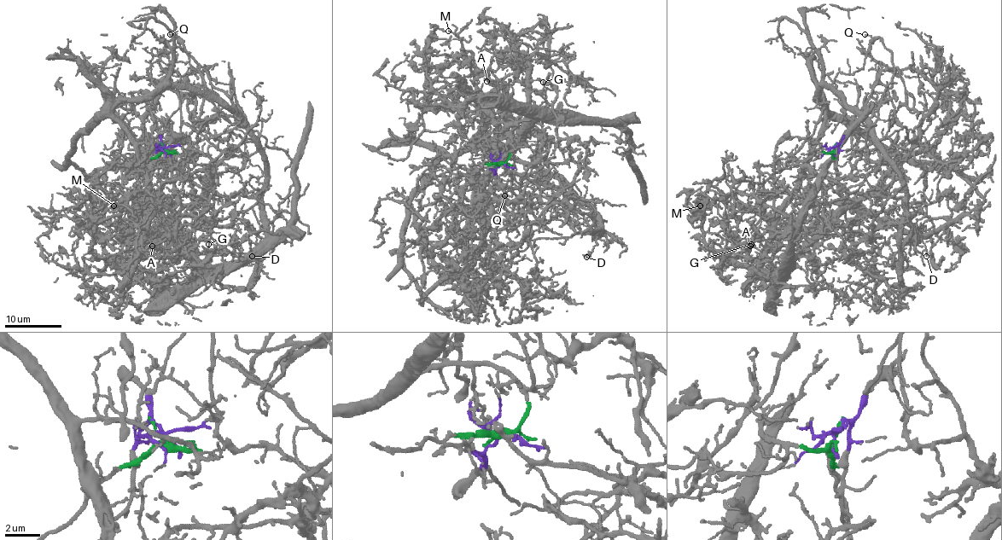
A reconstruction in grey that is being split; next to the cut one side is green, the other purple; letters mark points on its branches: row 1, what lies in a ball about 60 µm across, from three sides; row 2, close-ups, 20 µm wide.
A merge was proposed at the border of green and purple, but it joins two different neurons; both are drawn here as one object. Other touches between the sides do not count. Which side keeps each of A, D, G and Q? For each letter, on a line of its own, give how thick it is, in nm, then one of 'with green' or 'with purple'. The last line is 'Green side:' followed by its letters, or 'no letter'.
A: 180 nm | with purple
D: 140 nm | with green
G: 130 nm | with purple
Q: 120 nm | with green
Green side: D, Q

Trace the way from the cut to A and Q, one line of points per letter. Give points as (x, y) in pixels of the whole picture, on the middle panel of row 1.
A: (500, 165), (481, 167), (471, 179), (511, 145), (527, 119), (528, 66), (522, 61), (511, 84), (487, 81)
Q: (500, 165), (497, 141), (447, 156), (492, 148), (575, 197), (537, 224), (504, 196)

